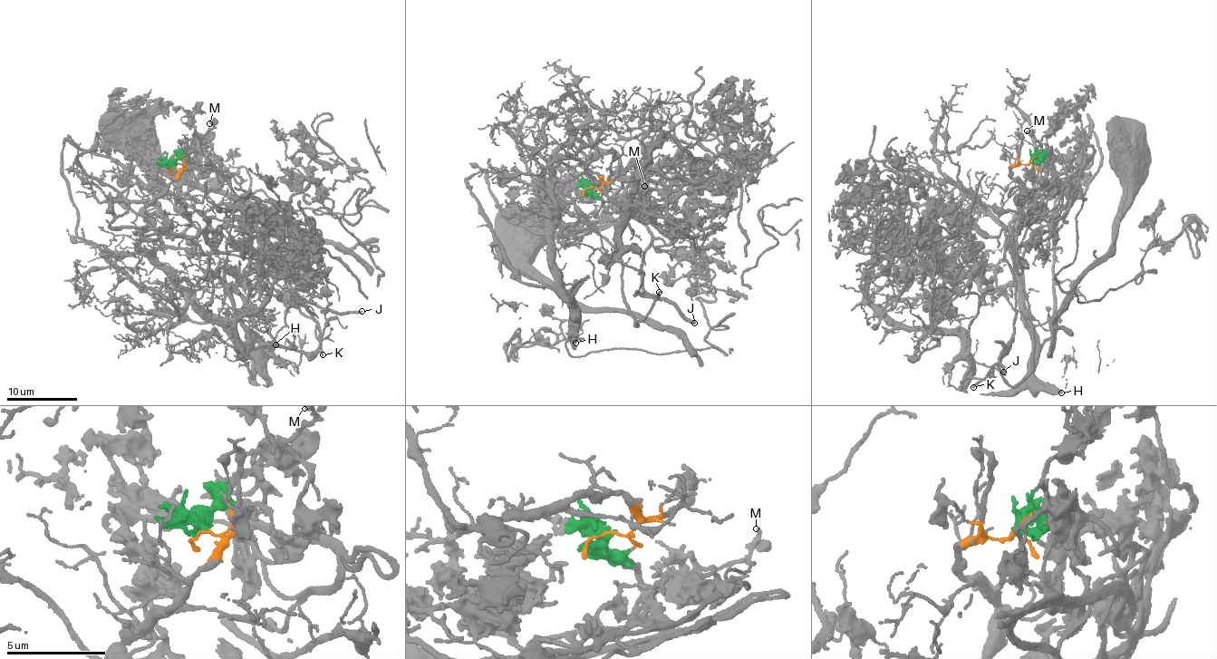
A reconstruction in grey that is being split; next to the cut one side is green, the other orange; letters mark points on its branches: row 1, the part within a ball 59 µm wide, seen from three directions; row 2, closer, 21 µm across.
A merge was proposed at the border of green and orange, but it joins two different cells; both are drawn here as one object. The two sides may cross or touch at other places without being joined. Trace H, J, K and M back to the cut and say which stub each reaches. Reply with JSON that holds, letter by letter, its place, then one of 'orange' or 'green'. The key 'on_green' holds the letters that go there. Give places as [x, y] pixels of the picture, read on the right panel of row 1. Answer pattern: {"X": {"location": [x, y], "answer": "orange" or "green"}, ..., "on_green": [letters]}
{"H": {"location": [1061, 392], "answer": "orange"}, "J": {"location": [1003, 372], "answer": "green"}, "K": {"location": [973, 387], "answer": "green"}, "M": {"location": [1027, 130], "answer": "green"}, "on_green": ["J", "K", "M"]}

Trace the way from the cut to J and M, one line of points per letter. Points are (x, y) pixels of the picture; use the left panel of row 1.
J: (173, 168), (193, 149), (187, 170), (205, 197), (196, 210), (307, 310), (317, 337), (304, 303), (362, 311)
M: (173, 168), (178, 156), (213, 127), (209, 123)

